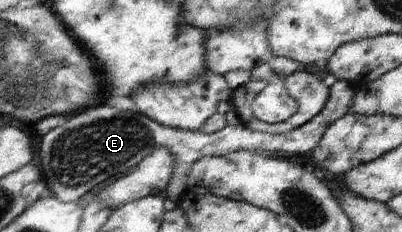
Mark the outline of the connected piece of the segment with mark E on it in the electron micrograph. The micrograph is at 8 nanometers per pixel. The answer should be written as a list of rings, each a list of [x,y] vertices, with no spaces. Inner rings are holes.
[[[338,80],[329,86],[328,101],[320,113],[295,130],[275,136],[264,132],[253,132],[242,123],[226,126],[213,134],[203,134],[200,131],[193,132],[163,126],[148,116],[132,110],[94,107],[72,115],[68,123],[41,136],[39,152],[41,172],[54,196],[60,201],[76,202],[84,193],[88,193],[102,181],[126,173],[128,169],[136,167],[153,149],[164,146],[171,151],[175,161],[173,177],[164,196],[176,202],[182,199],[181,196],[186,192],[187,173],[191,165],[201,157],[223,156],[238,150],[254,152],[258,149],[262,149],[267,155],[275,153],[304,155],[318,145],[327,127],[333,121],[347,113],[352,100],[356,100],[355,88],[347,81]]]

